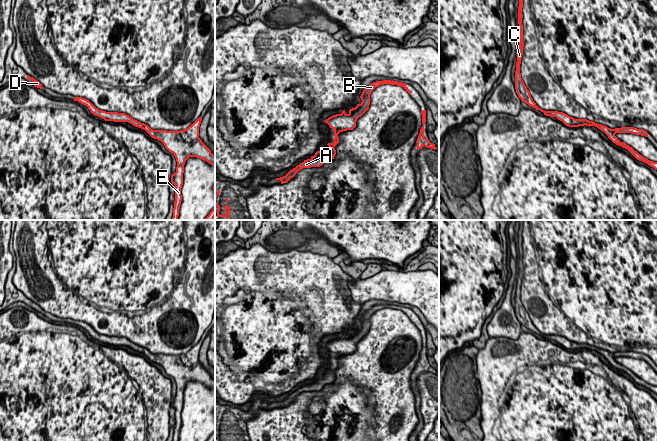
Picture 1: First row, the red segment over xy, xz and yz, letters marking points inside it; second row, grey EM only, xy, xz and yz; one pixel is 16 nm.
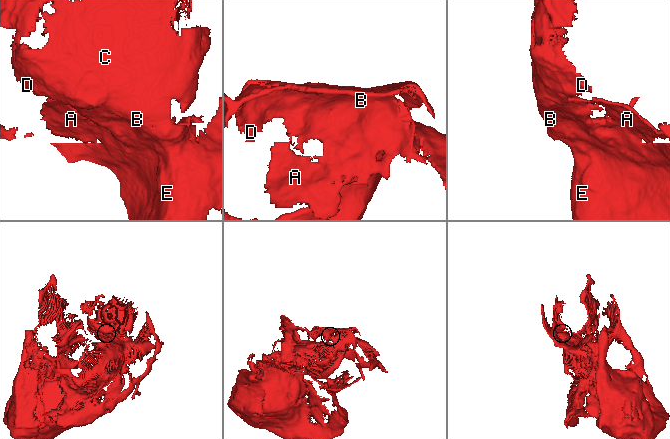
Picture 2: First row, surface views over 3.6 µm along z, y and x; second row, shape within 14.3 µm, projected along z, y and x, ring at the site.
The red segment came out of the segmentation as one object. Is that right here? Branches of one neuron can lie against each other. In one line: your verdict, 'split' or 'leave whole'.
leave whole

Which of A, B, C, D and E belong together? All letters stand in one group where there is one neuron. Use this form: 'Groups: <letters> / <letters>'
Groups: A B C D E

